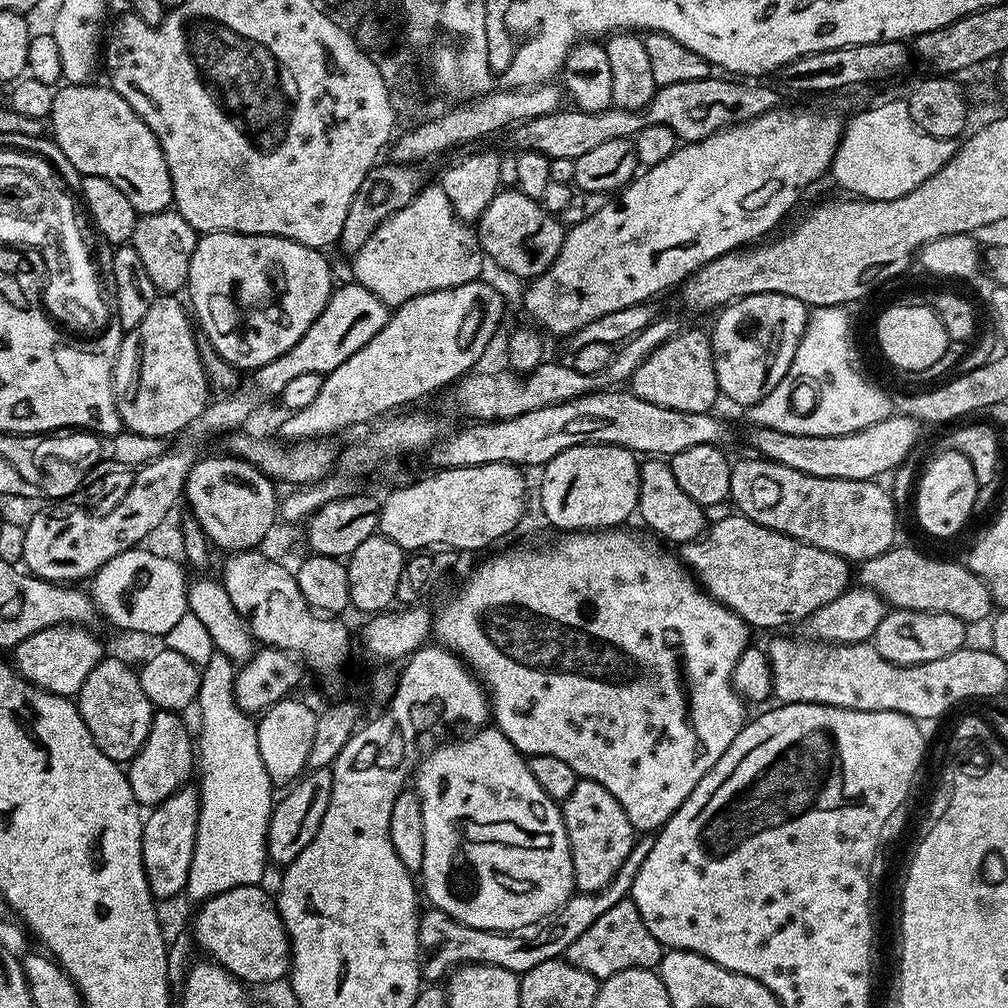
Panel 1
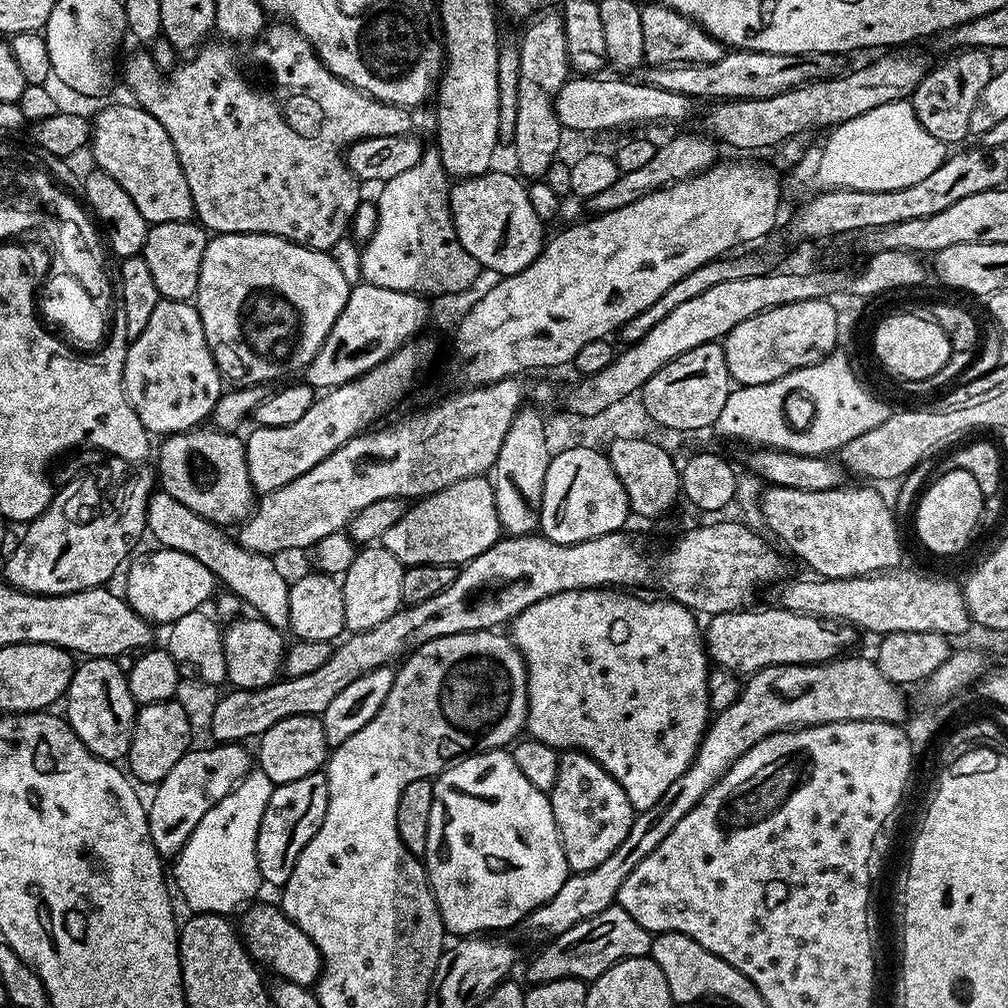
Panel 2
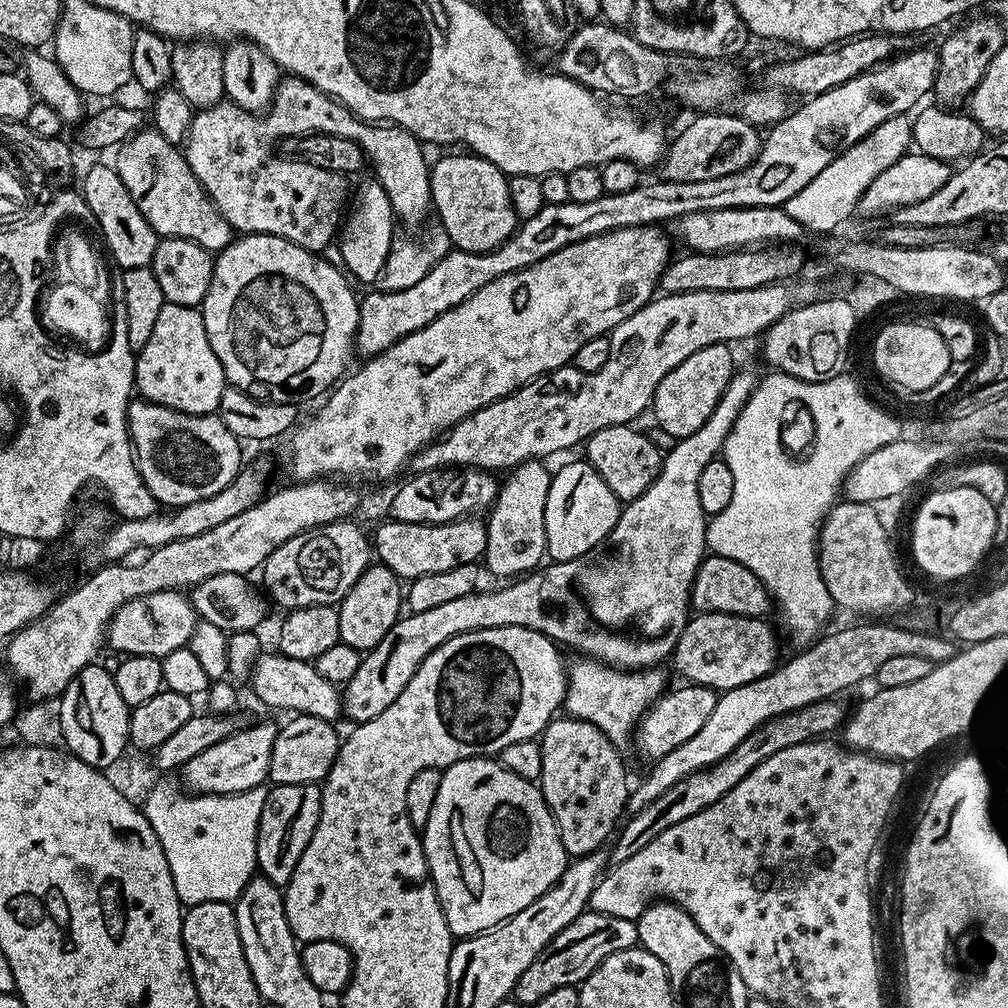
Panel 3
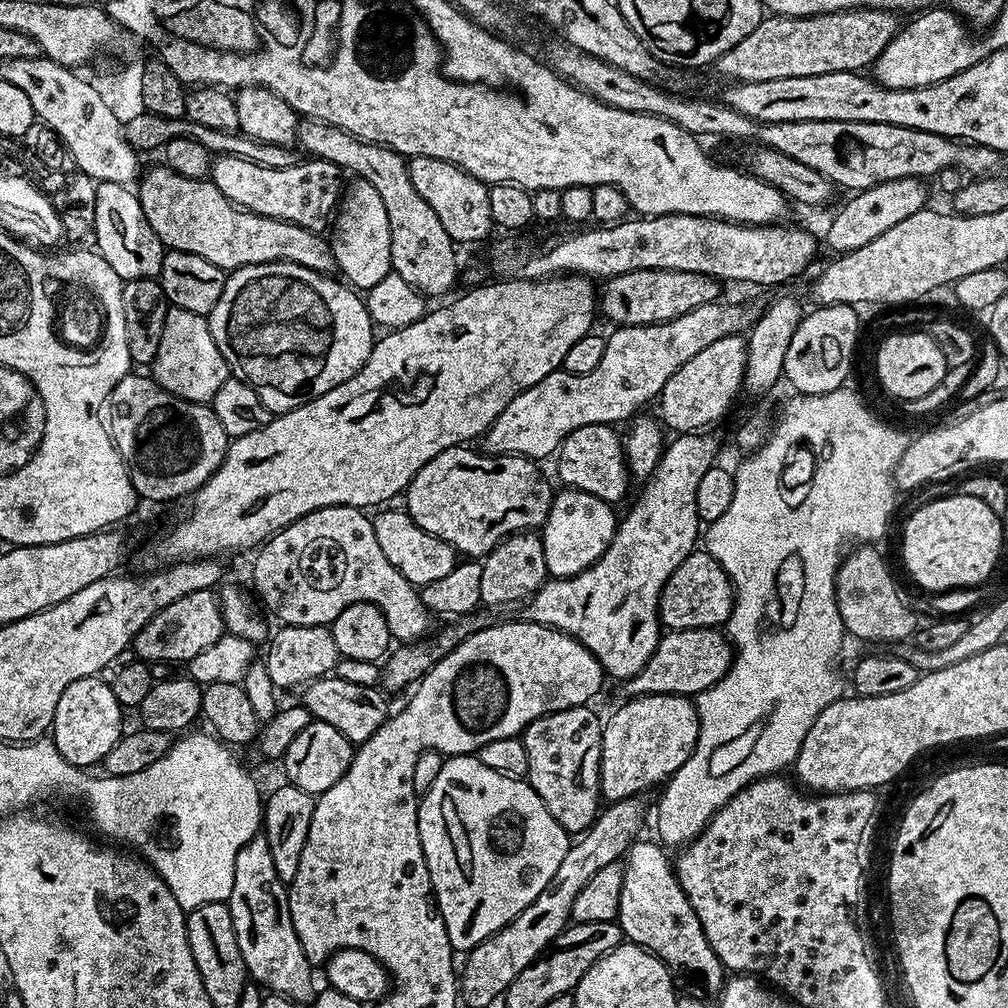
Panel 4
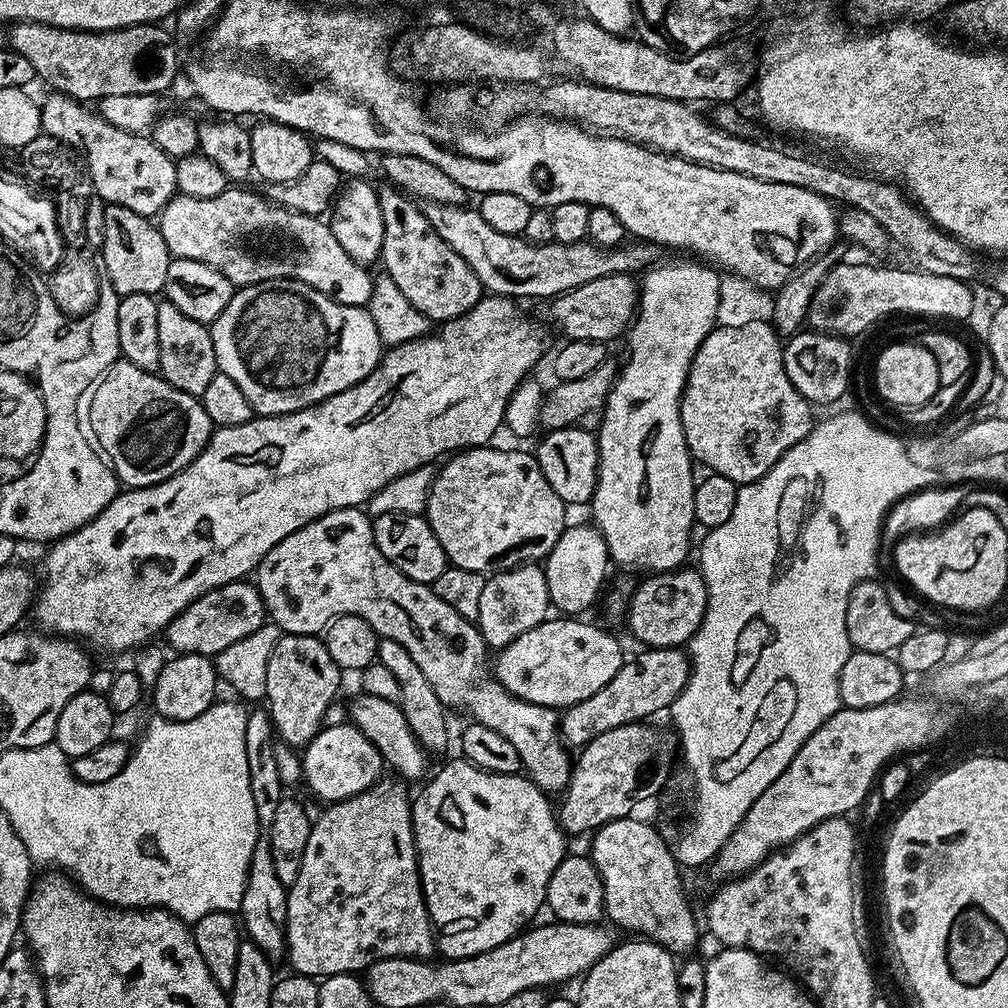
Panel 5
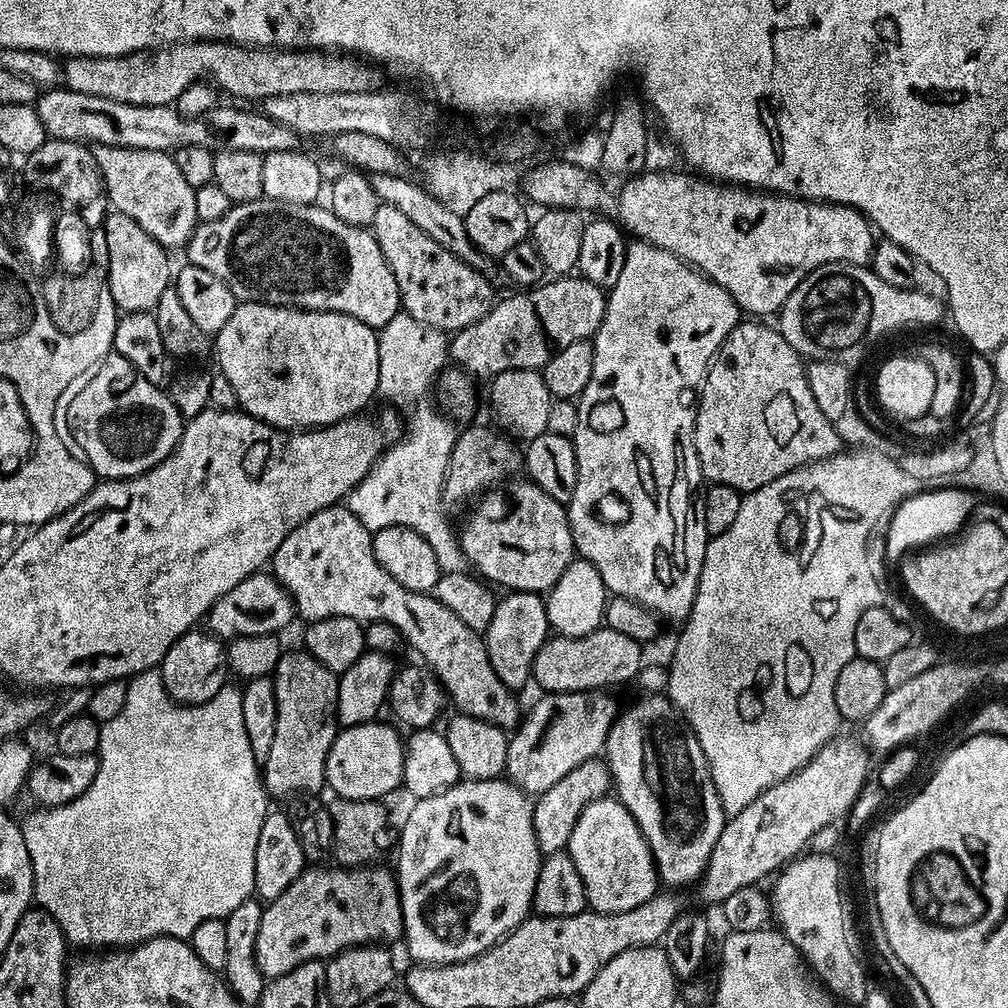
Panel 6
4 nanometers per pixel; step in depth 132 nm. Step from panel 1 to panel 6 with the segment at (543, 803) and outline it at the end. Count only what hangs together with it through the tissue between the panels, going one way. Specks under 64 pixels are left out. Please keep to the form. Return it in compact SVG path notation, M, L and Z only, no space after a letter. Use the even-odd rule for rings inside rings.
M467 778L461 779L459 784L450 786L445 792L439 792L433 796L426 797L425 800L417 800L411 806L412 809L408 812L408 817L404 820L404 829L401 827L398 832L398 850L400 853L396 856L396 868L394 867L394 875L396 877L396 885L400 888L400 905L402 906L402 914L404 915L404 935L402 937L403 943L408 943L408 952L413 956L413 961L421 964L453 964L459 960L468 960L471 956L481 956L482 953L487 952L488 949L499 944L508 933L516 929L523 920L527 920L530 913L533 911L532 899L534 898L534 886L538 882L538 870L540 869L540 861L542 859L542 853L538 842L536 841L536 835L534 834L534 814L532 813L532 806L534 800L527 792L523 792L522 789L513 784L511 780L507 778L497 778L494 780L470 780Z

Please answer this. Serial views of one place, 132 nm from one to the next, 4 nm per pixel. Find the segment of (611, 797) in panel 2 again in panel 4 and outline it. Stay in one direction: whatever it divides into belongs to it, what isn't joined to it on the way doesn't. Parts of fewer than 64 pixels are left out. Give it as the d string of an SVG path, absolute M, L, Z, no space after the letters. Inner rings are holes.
M581 706L549 712L522 733L528 755L528 784L542 798L546 810L554 814L554 822L570 834L587 832L602 811L600 763L604 724L590 709Z

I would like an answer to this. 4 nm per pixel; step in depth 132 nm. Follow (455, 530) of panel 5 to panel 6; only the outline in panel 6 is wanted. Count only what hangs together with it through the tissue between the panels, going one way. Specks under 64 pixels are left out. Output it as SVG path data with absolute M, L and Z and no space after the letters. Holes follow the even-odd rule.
M527 478L509 479L503 486L483 493L478 503L458 528L460 548L473 564L471 567L485 581L501 584L504 590L549 592L558 578L562 578L562 570L570 566L576 552L567 507Z

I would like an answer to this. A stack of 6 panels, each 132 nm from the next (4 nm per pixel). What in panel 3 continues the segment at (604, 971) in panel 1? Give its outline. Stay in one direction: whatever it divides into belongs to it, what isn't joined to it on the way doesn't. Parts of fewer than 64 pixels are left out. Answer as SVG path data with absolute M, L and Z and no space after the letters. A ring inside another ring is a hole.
M585 910L540 951L526 970L522 970L522 978L518 978L512 988L512 996L522 1006L534 1006L554 990L579 986L602 961L610 958L610 954L637 947L639 939L636 921Z

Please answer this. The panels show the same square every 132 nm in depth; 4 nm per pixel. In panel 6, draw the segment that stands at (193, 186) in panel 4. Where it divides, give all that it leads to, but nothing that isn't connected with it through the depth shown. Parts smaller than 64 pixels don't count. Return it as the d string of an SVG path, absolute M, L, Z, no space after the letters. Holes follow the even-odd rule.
M267 198L246 202L245 204L232 204L229 211L216 221L197 223L196 229L192 231L192 236L188 239L186 245L187 263L198 266L202 270L210 270L210 274L222 278L222 282L226 282L226 286L230 286L230 290L236 296L237 301L249 300L259 304L283 304L285 308L303 308L305 312L337 312L338 314L346 314L350 318L358 318L358 322L362 322L374 330L379 330L382 326L386 326L386 322L396 320L398 313L401 311L398 282L394 282L394 274L390 270L378 242L372 237L371 231L367 227L353 226L342 222L342 218L333 214L331 207L320 207L319 203L287 204Z

